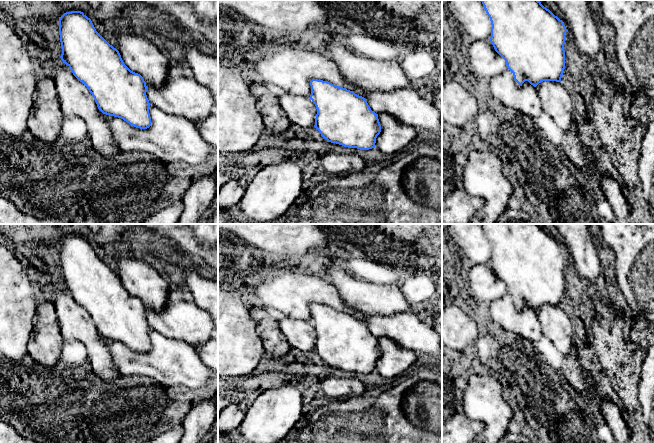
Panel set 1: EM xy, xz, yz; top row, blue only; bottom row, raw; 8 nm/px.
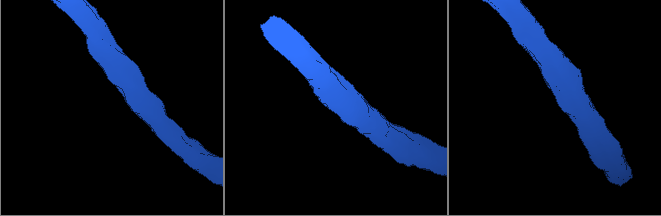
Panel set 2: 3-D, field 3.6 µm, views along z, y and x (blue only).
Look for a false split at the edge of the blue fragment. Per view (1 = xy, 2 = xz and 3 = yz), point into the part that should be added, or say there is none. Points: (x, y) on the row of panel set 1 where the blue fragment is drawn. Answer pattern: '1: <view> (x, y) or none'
1: none
2: none
3: none

